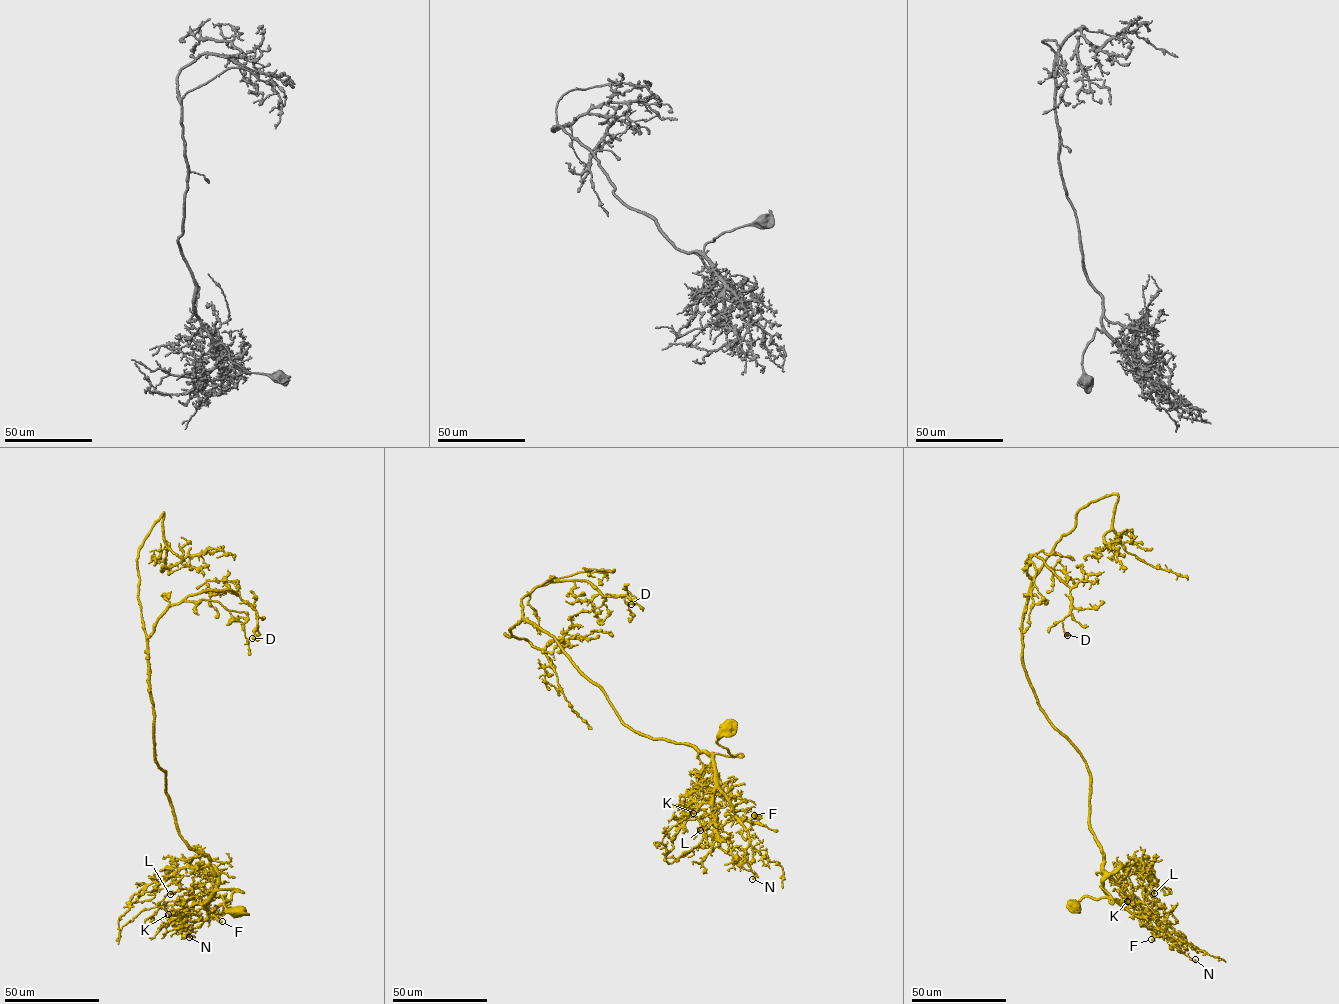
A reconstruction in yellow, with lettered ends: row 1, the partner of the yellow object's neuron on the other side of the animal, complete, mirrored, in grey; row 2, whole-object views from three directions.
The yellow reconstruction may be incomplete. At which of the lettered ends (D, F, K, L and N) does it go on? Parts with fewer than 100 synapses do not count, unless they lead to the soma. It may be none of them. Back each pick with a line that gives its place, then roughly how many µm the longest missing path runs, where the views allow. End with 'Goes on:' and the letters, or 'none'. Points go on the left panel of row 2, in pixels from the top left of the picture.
Goes on: none

